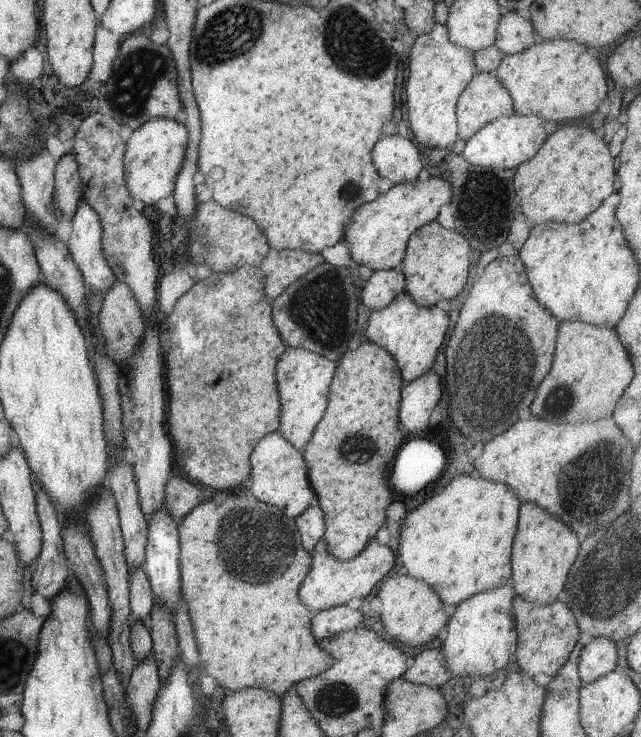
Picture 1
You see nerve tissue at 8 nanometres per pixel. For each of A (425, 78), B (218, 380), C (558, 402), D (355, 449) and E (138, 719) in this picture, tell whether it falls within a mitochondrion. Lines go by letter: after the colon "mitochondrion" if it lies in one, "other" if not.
A: other
B: other
C: mitochondrion
D: mitochondrion
E: other

